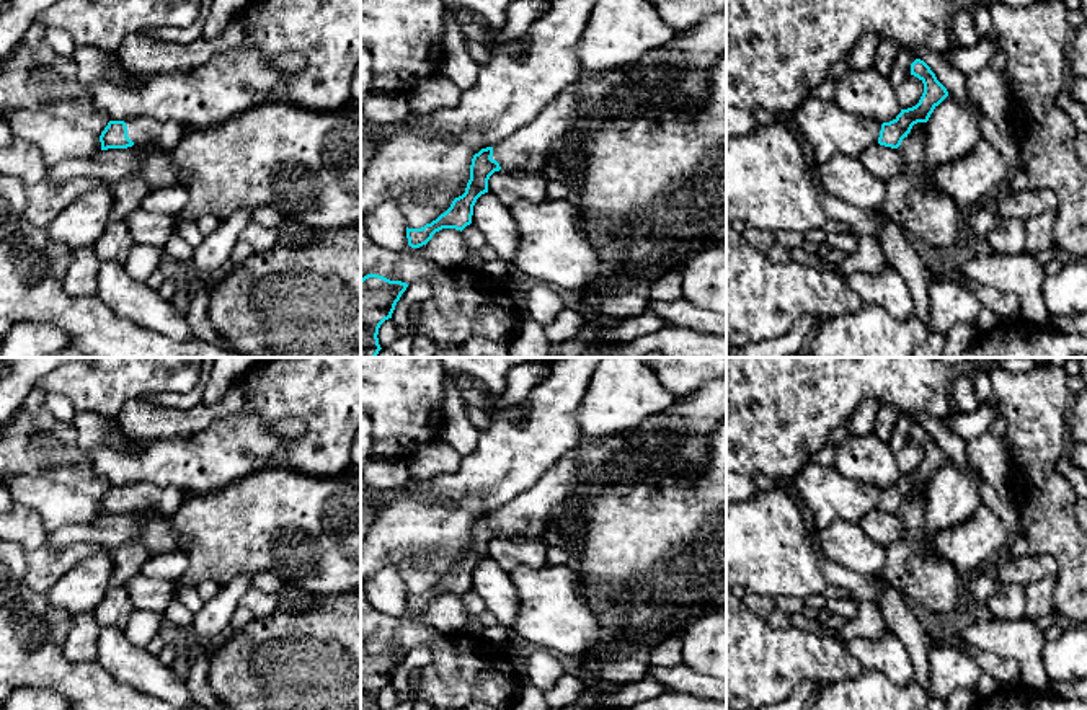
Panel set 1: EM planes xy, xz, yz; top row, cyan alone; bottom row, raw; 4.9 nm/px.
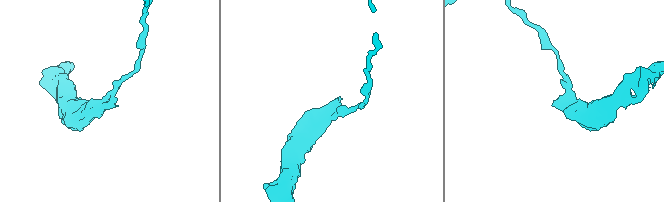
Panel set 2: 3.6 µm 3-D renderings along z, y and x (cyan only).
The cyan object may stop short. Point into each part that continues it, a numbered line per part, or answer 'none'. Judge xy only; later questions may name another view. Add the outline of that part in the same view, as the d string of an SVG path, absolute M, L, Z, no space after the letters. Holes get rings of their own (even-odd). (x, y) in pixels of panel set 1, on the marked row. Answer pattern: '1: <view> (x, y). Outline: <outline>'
1: xy (141, 131). Outline: M147 116L127 119L124 122L127 126L127 137L134 145L152 144L168 152L178 145L186 131L180 122L162 122Z

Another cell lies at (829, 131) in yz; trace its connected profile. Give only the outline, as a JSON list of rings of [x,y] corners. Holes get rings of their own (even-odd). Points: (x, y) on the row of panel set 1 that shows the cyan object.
[[[806,100],[792,114],[795,127],[811,147],[818,163],[836,155],[860,158],[873,144],[878,144],[881,122],[862,114],[845,113],[834,101]]]

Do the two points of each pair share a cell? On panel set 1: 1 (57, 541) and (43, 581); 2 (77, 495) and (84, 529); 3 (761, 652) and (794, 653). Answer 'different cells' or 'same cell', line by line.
1: different cells
2: different cells
3: same cell

